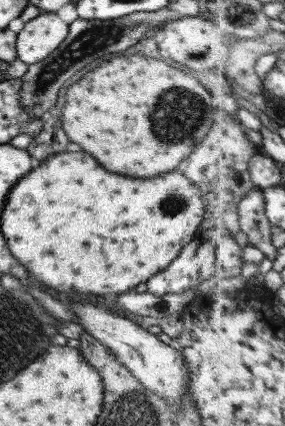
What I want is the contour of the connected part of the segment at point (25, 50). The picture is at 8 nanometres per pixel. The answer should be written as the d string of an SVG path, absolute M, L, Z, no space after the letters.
M39 12L39 16L27 20L17 32L14 44L16 58L26 65L43 60L61 44L67 30L68 24L57 13Z

